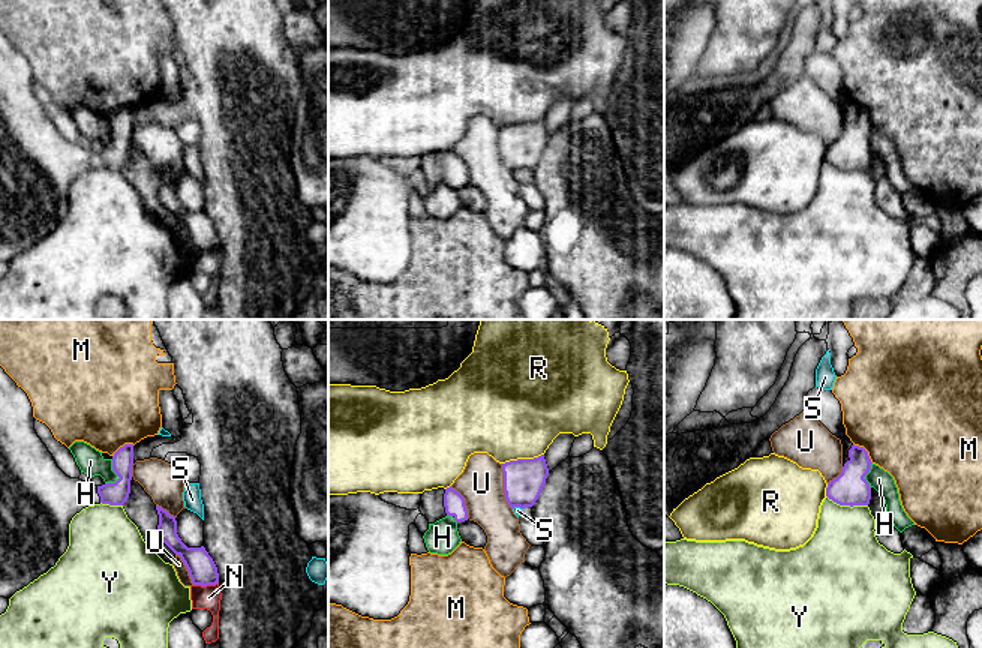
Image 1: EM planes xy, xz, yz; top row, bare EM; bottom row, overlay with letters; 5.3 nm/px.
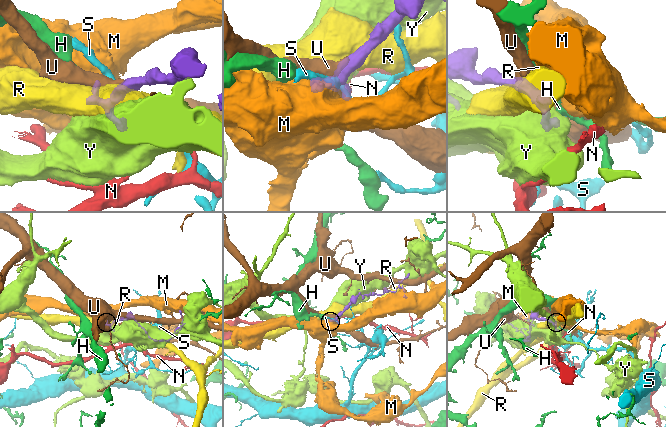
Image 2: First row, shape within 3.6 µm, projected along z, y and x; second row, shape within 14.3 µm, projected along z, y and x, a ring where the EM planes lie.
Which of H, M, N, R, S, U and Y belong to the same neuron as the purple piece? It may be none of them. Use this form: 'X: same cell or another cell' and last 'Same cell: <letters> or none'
H: another cell
M: another cell
N: another cell
R: another cell
S: another cell
U: another cell
Y: another cell
Same cell: none

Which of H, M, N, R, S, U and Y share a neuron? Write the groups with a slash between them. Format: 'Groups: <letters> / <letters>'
Groups: H / M / N / R / S / U / Y

